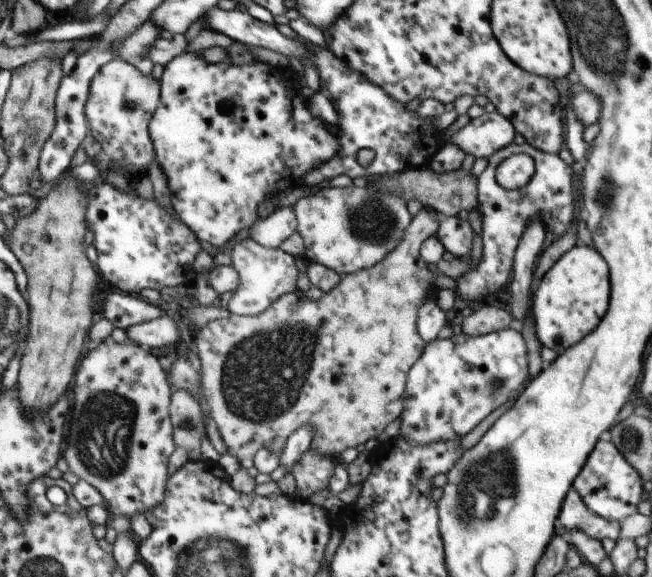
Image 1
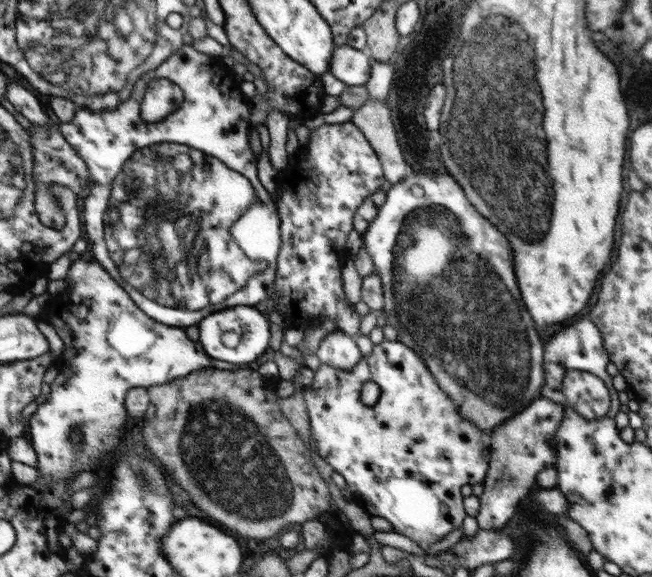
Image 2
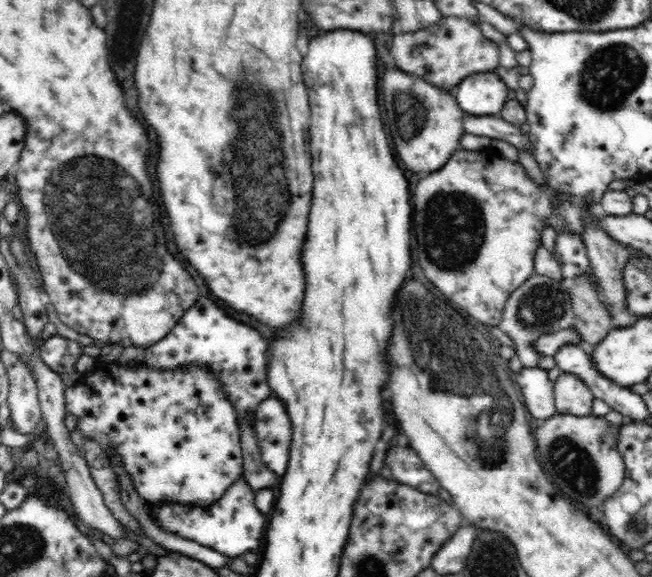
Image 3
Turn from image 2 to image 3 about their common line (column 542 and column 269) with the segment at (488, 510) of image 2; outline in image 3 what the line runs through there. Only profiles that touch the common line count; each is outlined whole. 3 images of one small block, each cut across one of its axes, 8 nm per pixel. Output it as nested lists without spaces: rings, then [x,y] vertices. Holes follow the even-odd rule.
[[[272,396],[258,404],[254,414],[257,450],[268,469],[279,477],[284,476],[290,446],[292,446],[292,421],[280,399]]]

